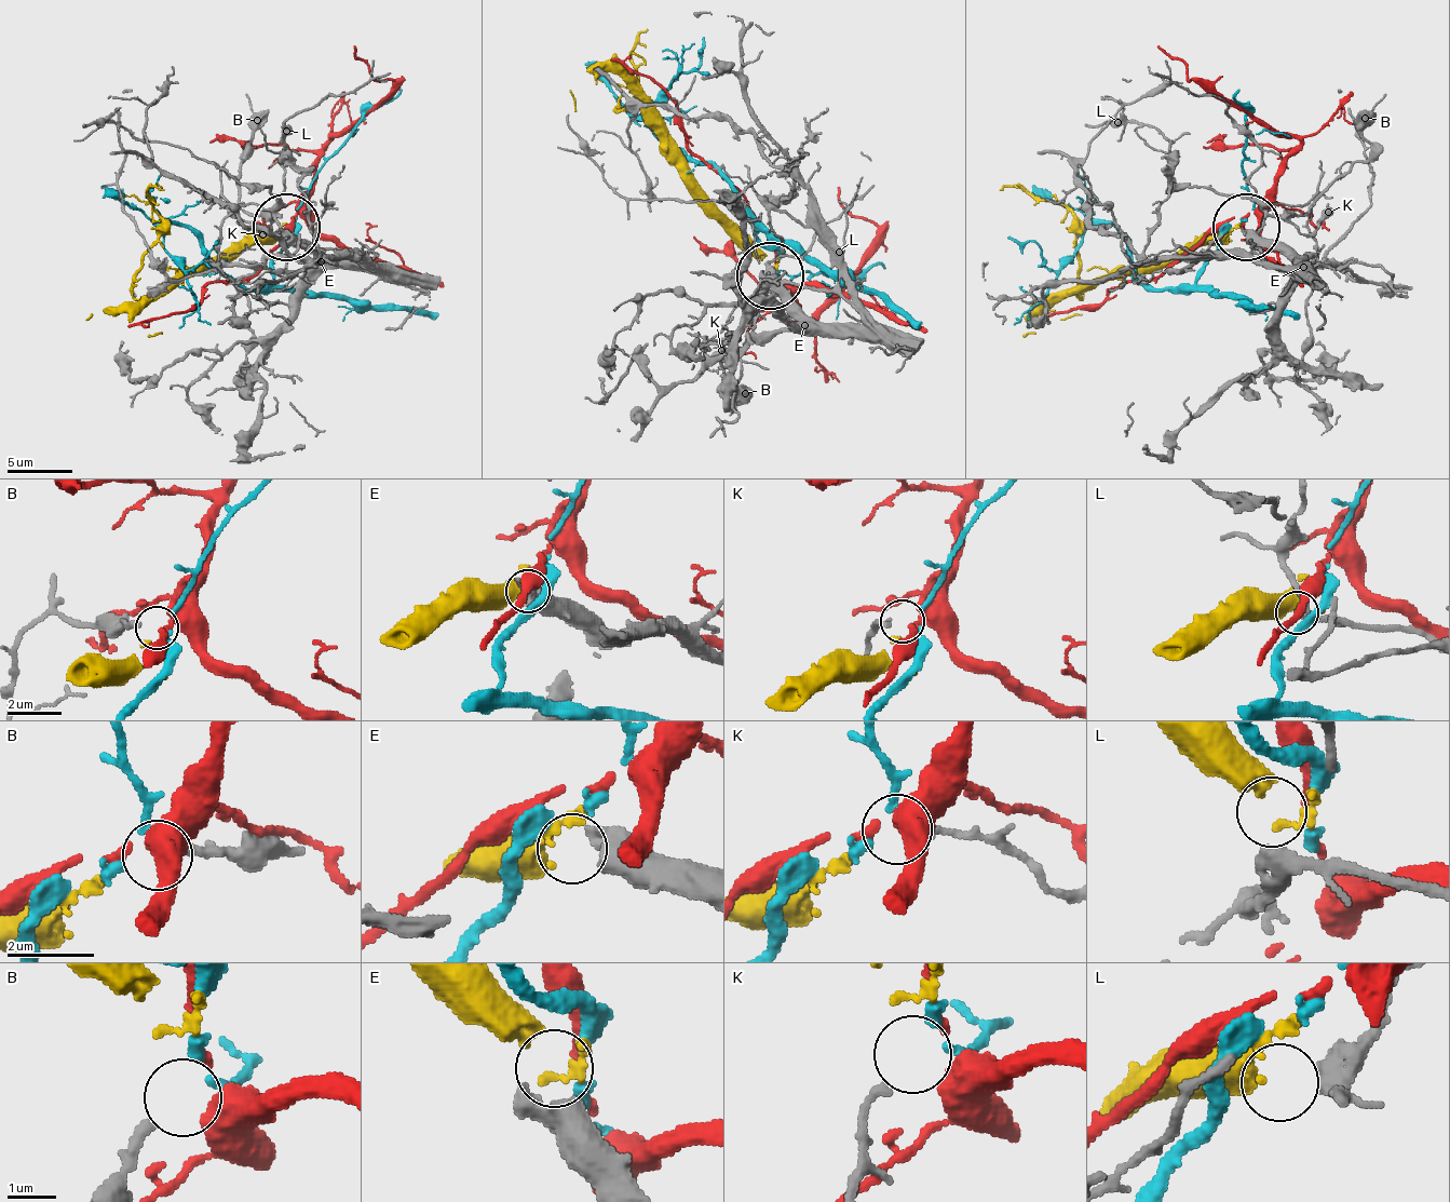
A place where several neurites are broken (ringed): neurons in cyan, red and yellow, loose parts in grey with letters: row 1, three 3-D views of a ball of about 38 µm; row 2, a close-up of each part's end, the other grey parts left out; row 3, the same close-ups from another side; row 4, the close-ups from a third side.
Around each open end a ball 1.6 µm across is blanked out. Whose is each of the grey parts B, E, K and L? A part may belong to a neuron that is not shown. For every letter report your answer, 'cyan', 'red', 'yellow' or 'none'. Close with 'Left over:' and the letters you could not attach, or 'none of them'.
B: cyan
E: yellow
K: none
L: none
Left over: K, L

